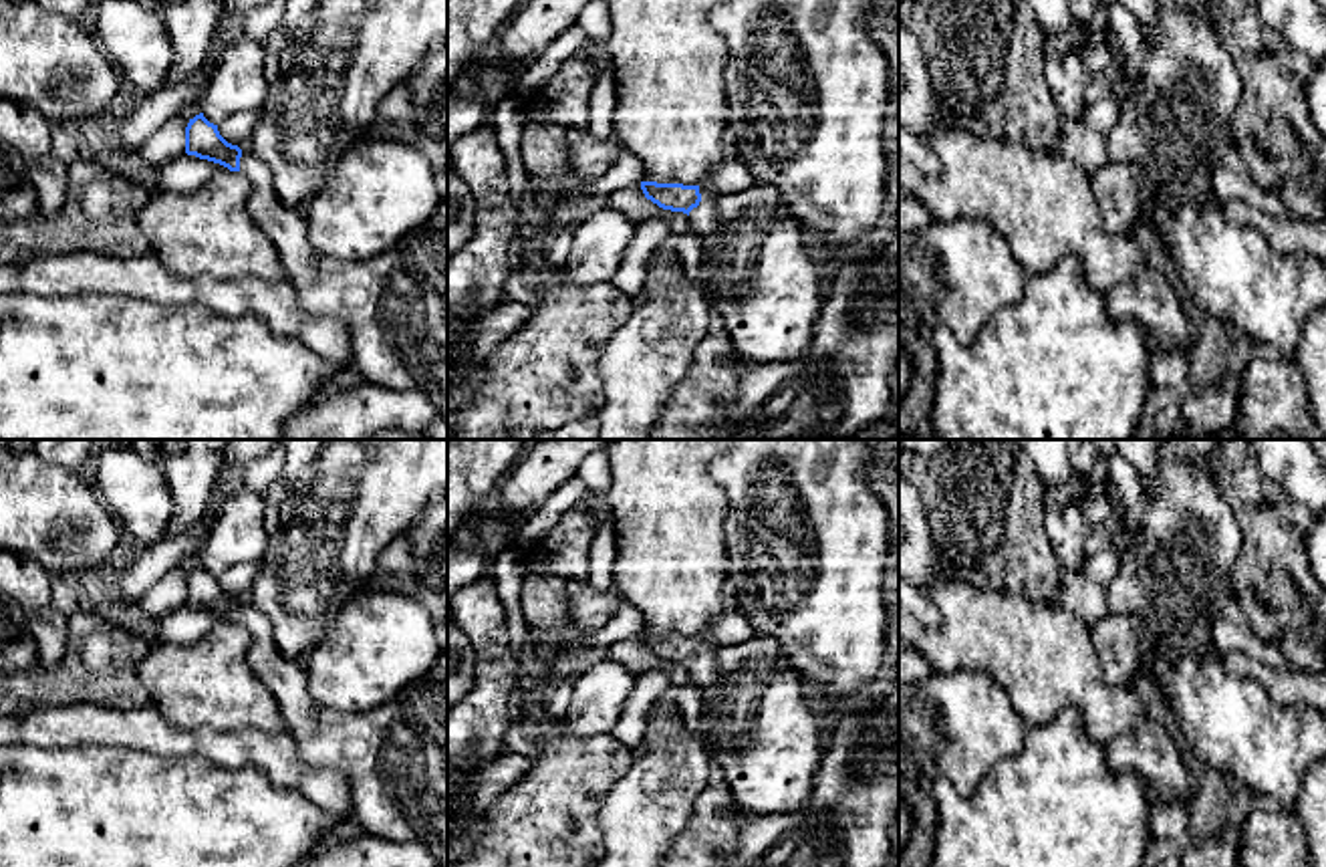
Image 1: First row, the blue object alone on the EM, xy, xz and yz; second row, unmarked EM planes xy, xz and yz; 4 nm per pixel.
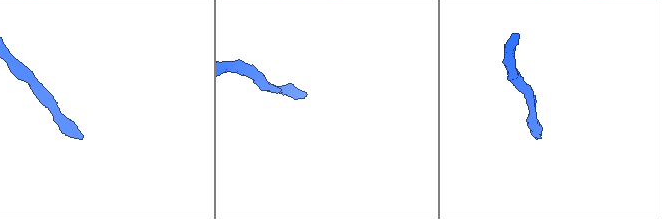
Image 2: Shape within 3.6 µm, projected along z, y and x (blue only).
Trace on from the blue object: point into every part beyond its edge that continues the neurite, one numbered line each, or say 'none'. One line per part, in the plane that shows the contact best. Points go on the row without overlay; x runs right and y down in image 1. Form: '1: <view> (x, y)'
1: xz (704, 670)

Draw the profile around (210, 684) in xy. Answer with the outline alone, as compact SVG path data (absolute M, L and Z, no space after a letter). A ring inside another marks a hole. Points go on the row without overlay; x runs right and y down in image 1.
M222 621L189 645L153 643L137 675L151 706L189 732L286 730L280 708L248 661L250 629Z

